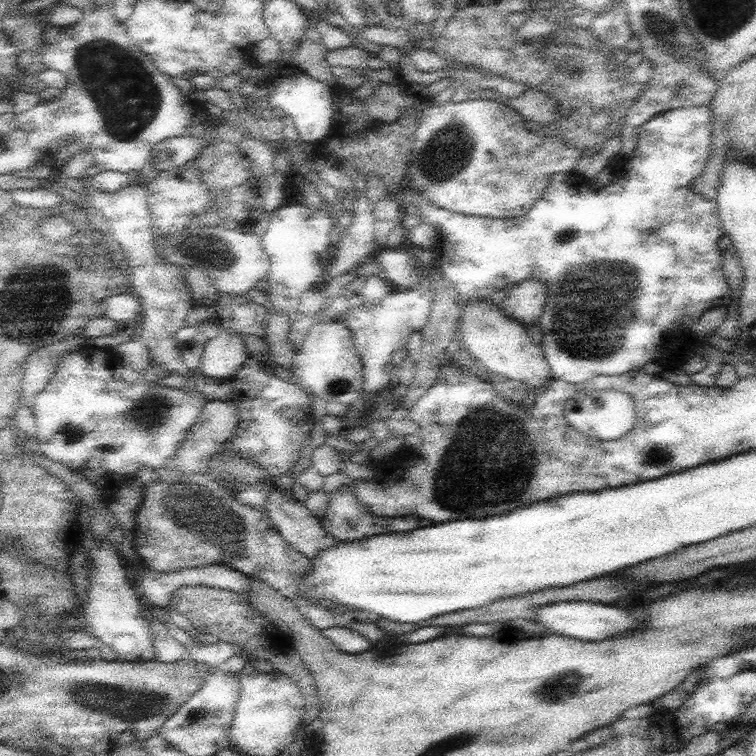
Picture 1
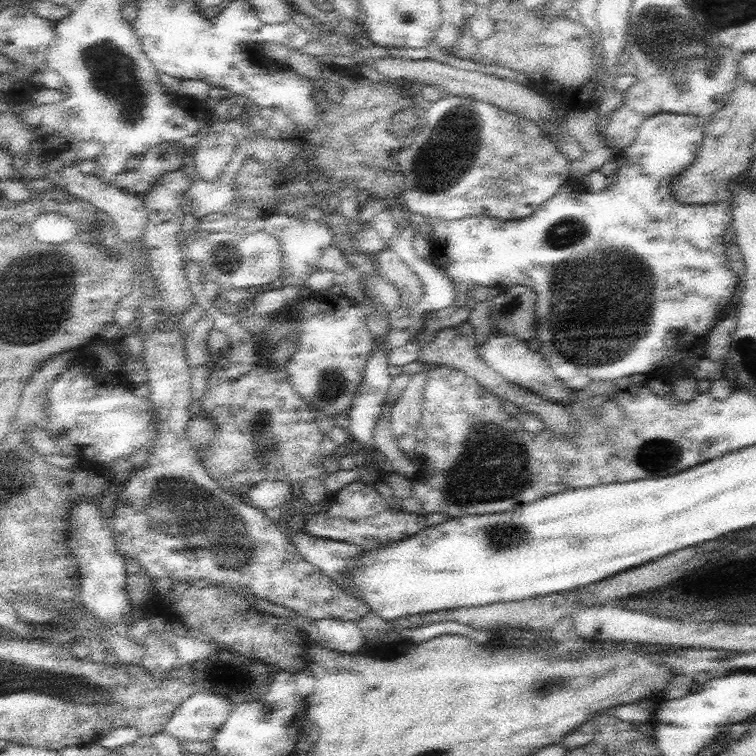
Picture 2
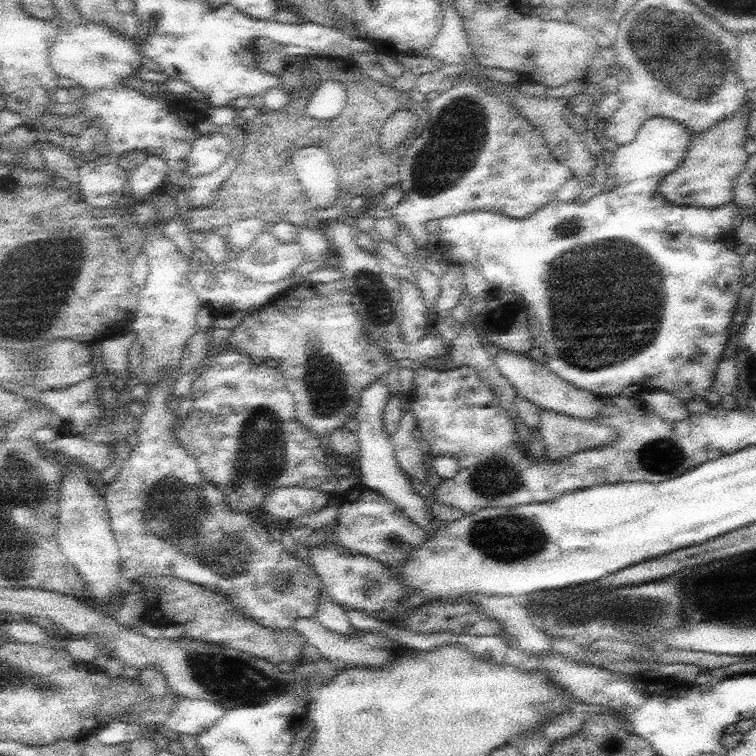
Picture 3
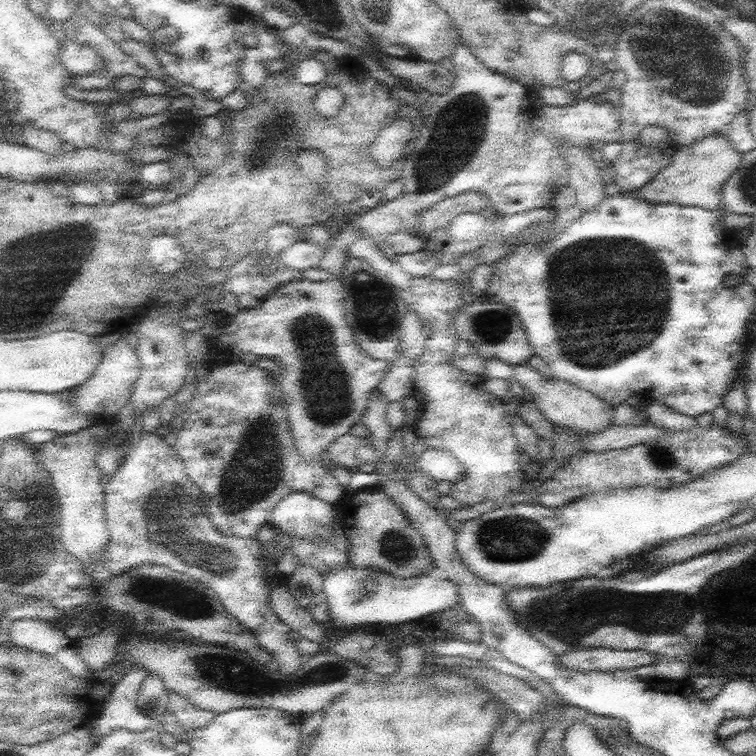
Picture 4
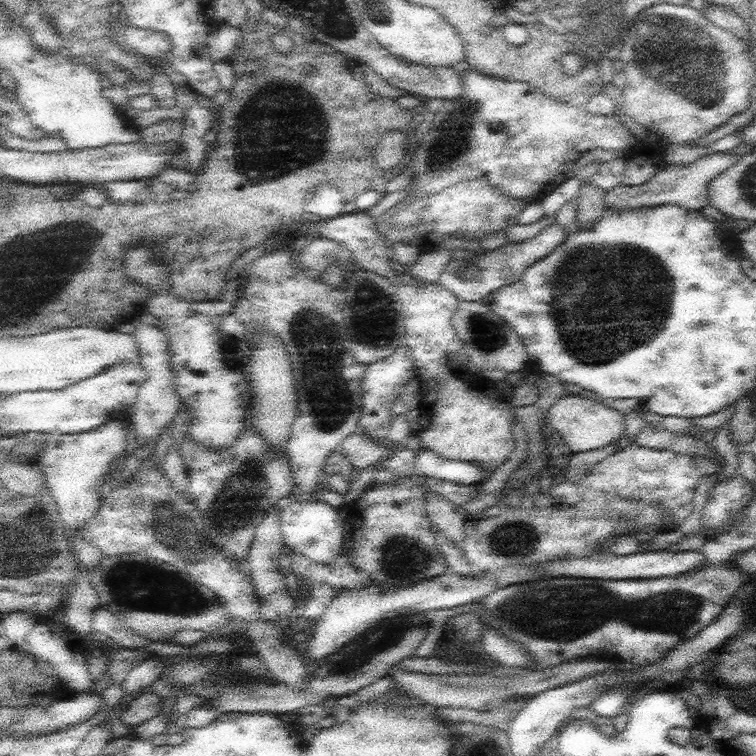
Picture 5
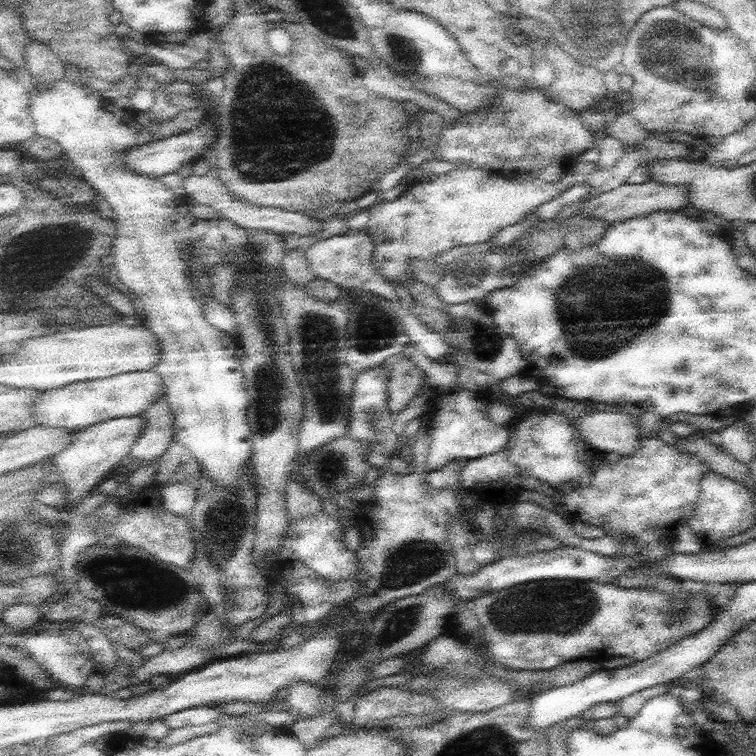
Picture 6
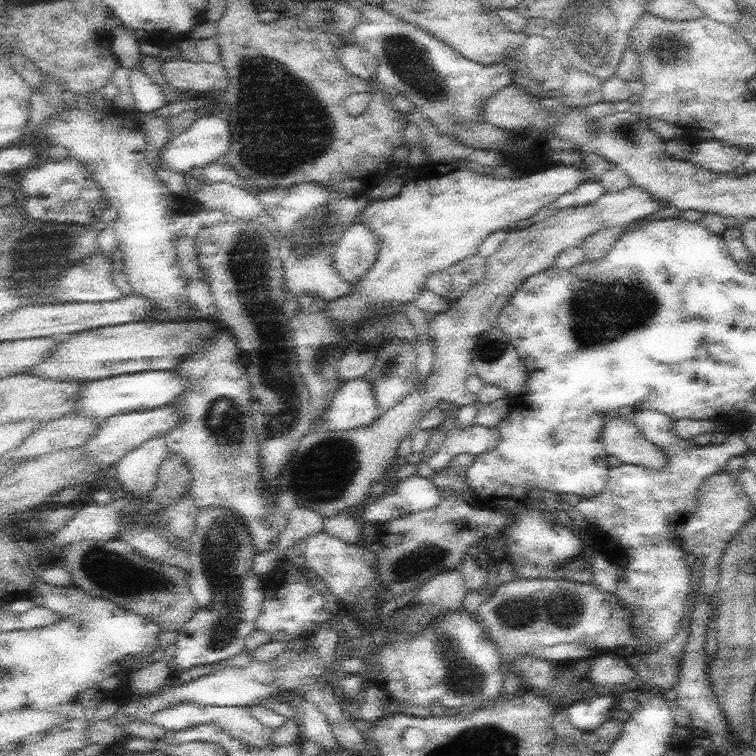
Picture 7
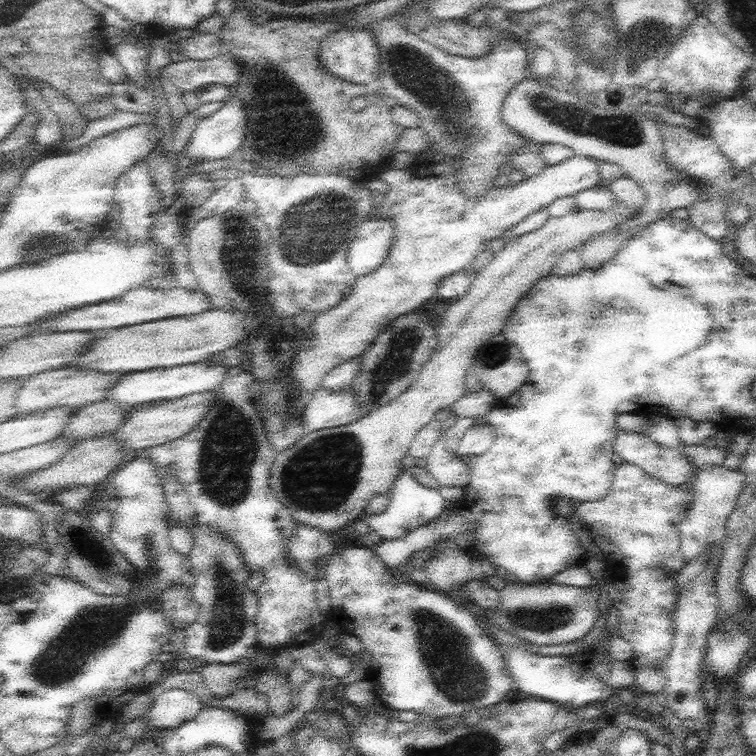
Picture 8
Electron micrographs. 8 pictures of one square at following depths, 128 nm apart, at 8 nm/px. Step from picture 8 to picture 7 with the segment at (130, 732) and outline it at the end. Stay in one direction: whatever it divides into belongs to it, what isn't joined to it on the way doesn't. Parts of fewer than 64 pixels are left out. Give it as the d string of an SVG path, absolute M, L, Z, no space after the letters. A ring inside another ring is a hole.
M183 703L175 705L170 709L158 712L149 722L163 726L171 731L180 731L188 727L214 722L222 729L228 730L234 738L240 739L248 746L263 748L270 743L274 730L271 727L261 724L256 717L251 716L250 707L245 706L214 706L204 707L193 703Z

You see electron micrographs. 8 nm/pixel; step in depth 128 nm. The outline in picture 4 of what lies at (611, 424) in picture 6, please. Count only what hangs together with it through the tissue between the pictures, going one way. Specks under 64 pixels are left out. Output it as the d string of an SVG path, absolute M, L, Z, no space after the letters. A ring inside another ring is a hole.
M528 363L516 365L513 371L515 378L523 388L530 390L529 398L536 403L540 412L545 415L552 425L559 428L569 428L579 437L597 434L611 426L614 422L615 407L602 400L599 396L583 388L574 386L568 381L556 377L546 377L538 369Z

